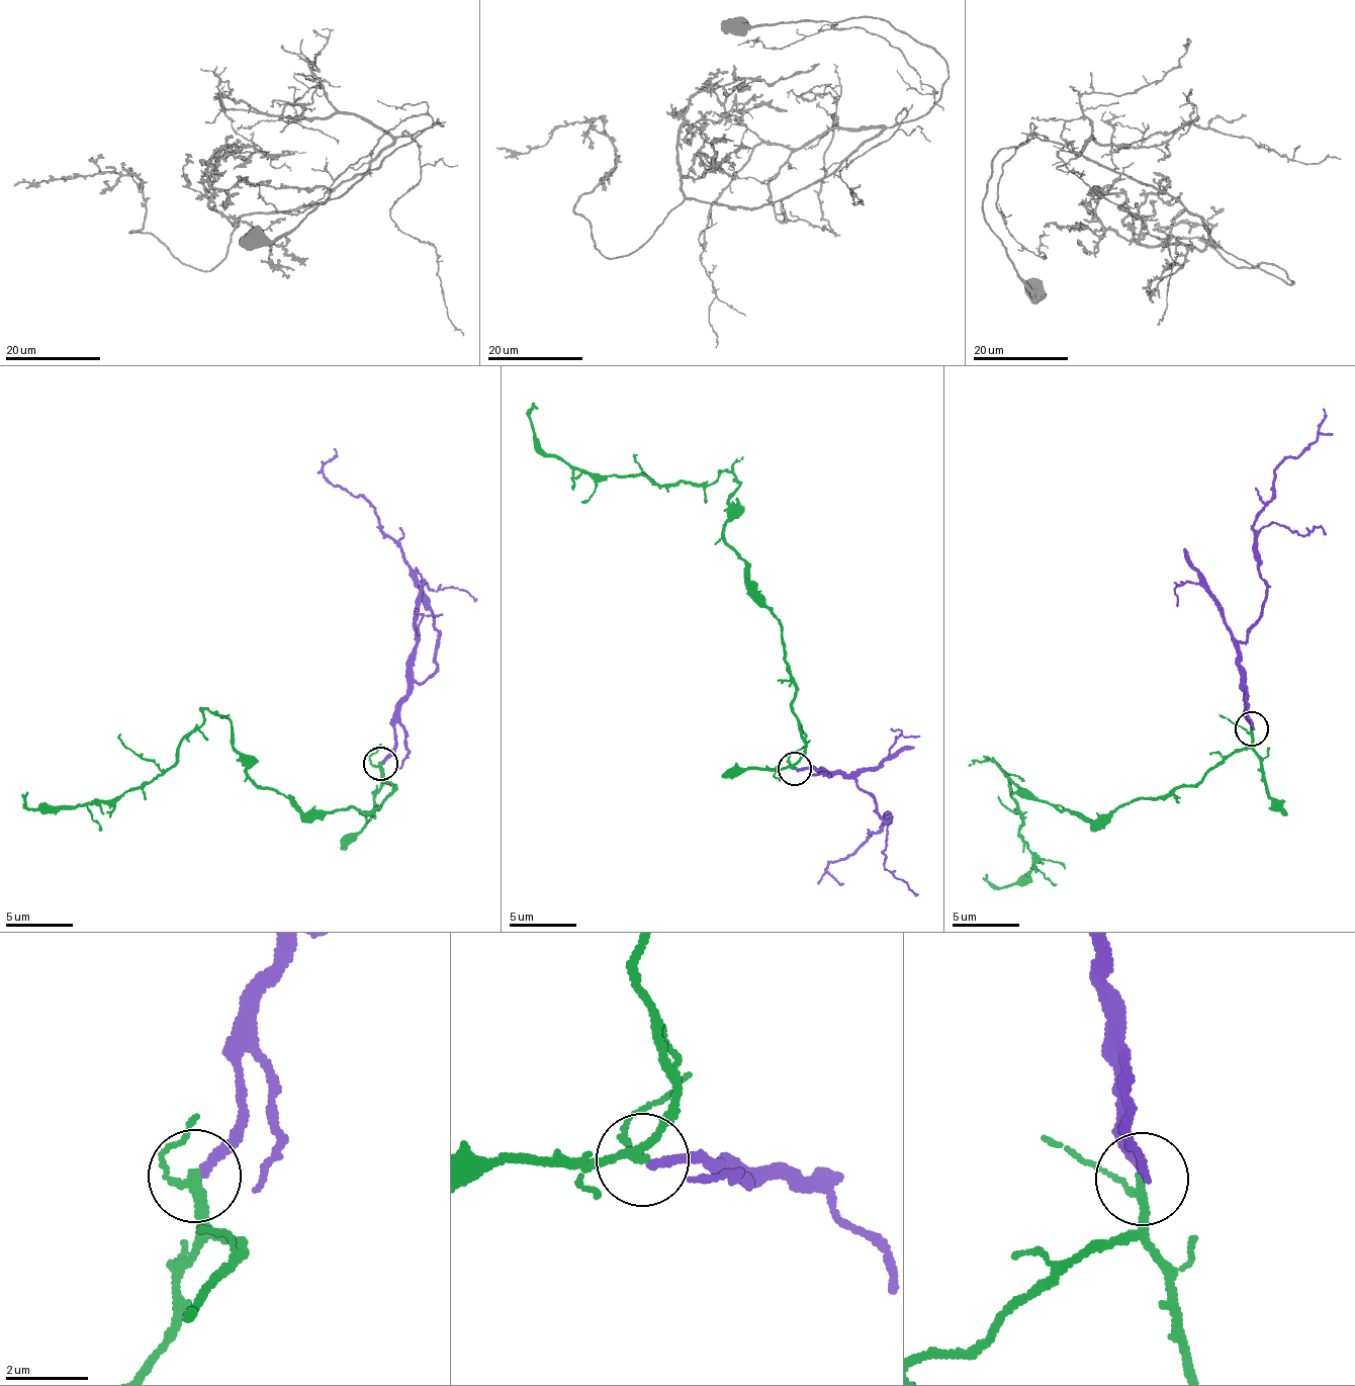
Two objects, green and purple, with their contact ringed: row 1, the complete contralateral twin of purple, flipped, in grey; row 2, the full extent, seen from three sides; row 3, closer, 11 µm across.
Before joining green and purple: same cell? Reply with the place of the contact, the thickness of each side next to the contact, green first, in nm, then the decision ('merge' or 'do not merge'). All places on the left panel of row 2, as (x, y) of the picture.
at (380, 763); 190 nm thick on the green side, 220 nm on the other; do not merge

